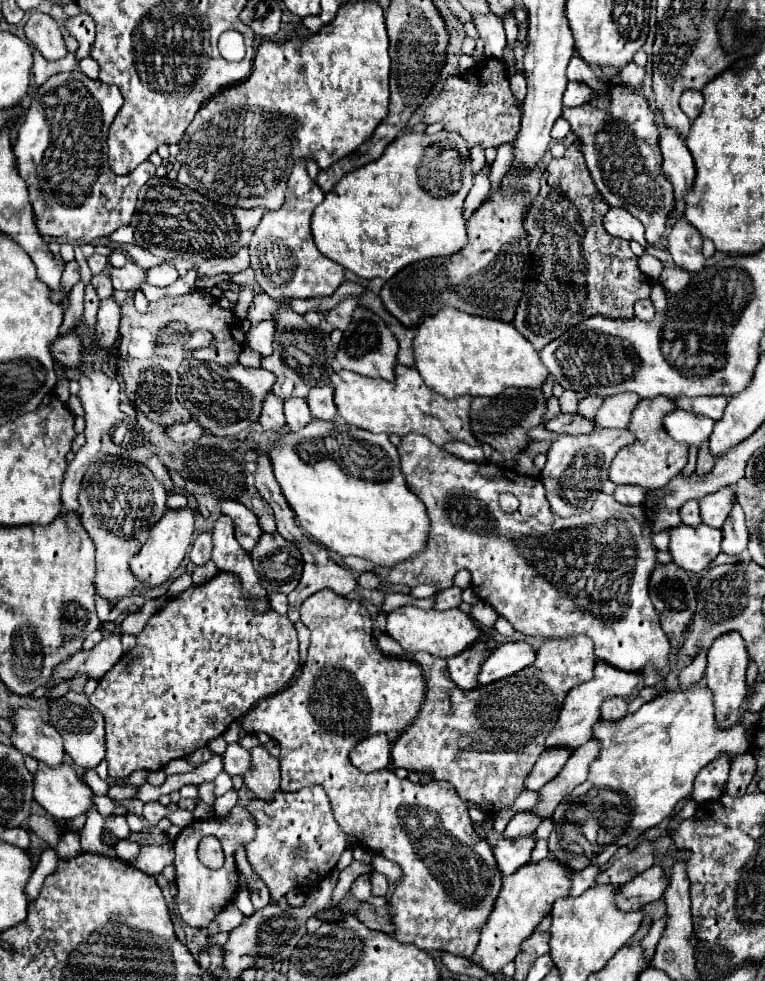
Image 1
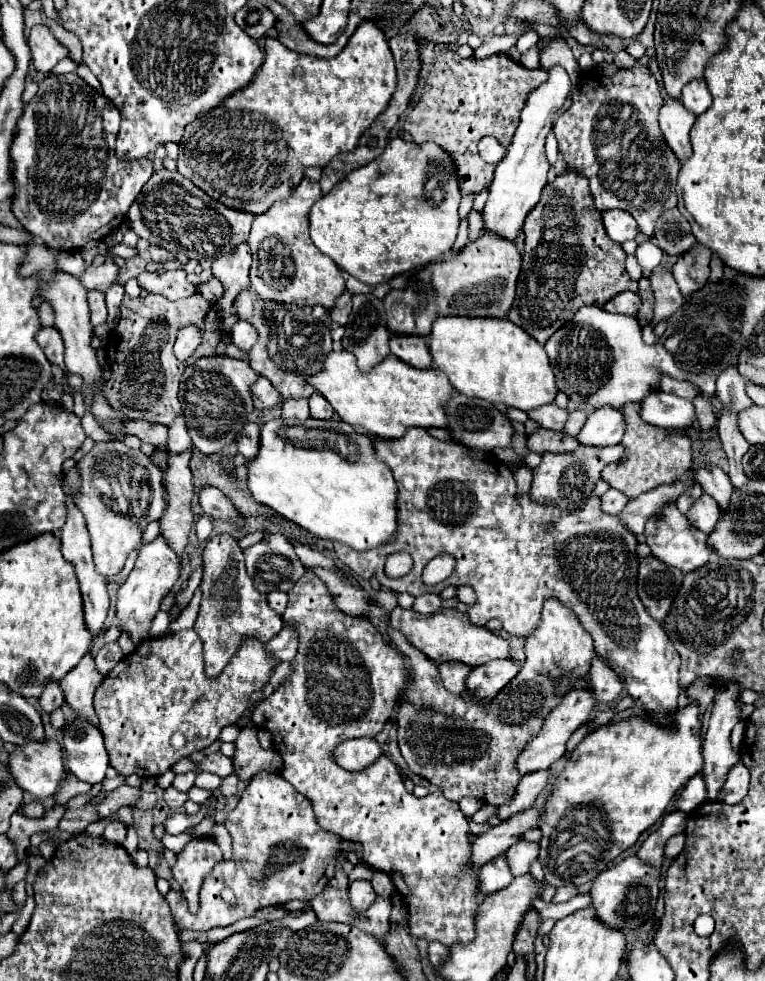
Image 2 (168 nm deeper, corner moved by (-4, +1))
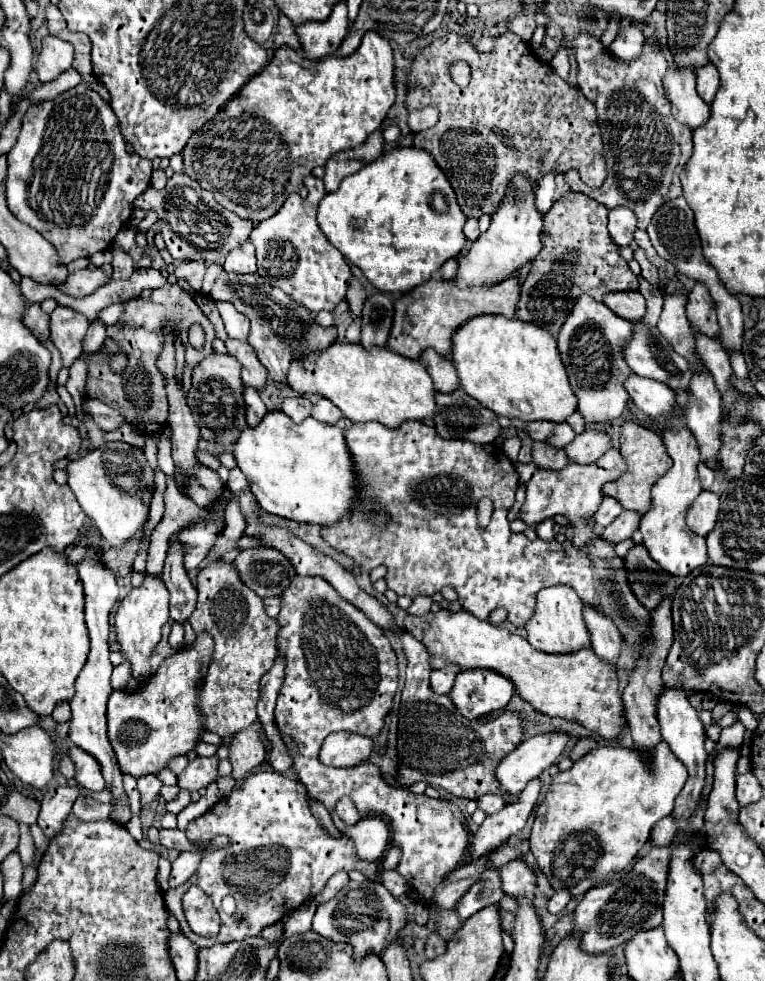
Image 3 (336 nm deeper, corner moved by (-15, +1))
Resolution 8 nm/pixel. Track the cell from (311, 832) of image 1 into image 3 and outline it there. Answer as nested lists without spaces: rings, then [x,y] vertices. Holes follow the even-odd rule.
[[[259,770],[247,776],[229,796],[223,796],[219,804],[211,806],[203,816],[189,822],[187,840],[203,852],[203,860],[195,874],[183,884],[163,894],[167,908],[179,920],[179,928],[185,922],[181,918],[181,896],[189,886],[199,886],[213,898],[215,906],[221,906],[223,896],[233,896],[237,906],[247,912],[245,922],[235,922],[231,916],[221,914],[221,932],[215,938],[201,938],[185,928],[181,932],[199,948],[211,948],[213,944],[229,944],[259,936],[265,926],[279,922],[285,914],[299,908],[303,902],[315,898],[337,870],[359,870],[369,882],[377,880],[379,864],[359,860],[353,840],[347,834],[331,836],[311,814],[305,800],[305,786],[273,770]],[[219,834],[229,836],[229,846],[211,850],[211,840]]]

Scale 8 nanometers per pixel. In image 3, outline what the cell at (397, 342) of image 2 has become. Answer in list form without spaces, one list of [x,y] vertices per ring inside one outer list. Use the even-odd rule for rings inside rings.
[[[427,348],[419,362],[425,366],[425,370],[429,372],[429,376],[433,378],[433,386],[437,392],[451,392],[451,390],[459,390],[459,376],[455,374],[455,366],[451,360],[439,356],[435,350]]]

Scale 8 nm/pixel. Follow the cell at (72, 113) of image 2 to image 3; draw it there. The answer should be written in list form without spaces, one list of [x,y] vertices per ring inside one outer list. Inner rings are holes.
[[[81,82],[79,86],[63,92],[61,96],[57,96],[55,100],[51,102],[41,102],[37,106],[31,106],[25,116],[23,116],[23,128],[19,132],[19,138],[17,138],[17,144],[9,150],[7,154],[7,178],[5,178],[5,192],[7,192],[7,206],[9,210],[15,214],[17,220],[33,226],[47,242],[51,242],[55,246],[55,250],[59,250],[59,262],[63,264],[69,264],[77,258],[89,258],[91,254],[95,252],[101,252],[101,250],[107,250],[111,248],[113,244],[113,238],[117,236],[117,232],[131,220],[131,214],[133,214],[133,200],[149,186],[151,182],[151,162],[149,160],[143,160],[139,158],[137,154],[127,154],[125,150],[125,140],[121,136],[121,130],[119,130],[119,122],[115,118],[115,114],[111,112],[111,106],[97,94],[93,92],[85,82]]]

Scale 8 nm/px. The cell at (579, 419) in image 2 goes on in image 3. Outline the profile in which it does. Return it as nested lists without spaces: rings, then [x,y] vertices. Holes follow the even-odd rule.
[[[563,422],[563,424],[555,426],[555,430],[551,432],[551,438],[547,438],[545,442],[547,442],[549,446],[563,448],[563,446],[567,446],[567,444],[569,444],[573,438],[575,438],[575,432],[573,432],[573,428],[571,428],[567,422]]]

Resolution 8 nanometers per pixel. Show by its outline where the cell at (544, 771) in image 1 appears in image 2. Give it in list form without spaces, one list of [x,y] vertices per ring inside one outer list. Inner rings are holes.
[[[540,770],[536,774],[524,774],[518,782],[516,794],[512,800],[508,800],[504,806],[498,808],[498,818],[500,820],[508,820],[512,814],[528,808],[534,804],[534,800],[538,798],[538,794],[546,788],[546,784],[550,782],[552,774],[546,770]]]

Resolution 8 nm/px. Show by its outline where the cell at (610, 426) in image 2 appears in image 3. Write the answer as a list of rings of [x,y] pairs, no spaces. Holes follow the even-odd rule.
[[[589,428],[583,434],[579,434],[571,444],[567,444],[563,450],[569,462],[591,464],[597,462],[609,448],[611,448],[611,438],[605,432]]]

